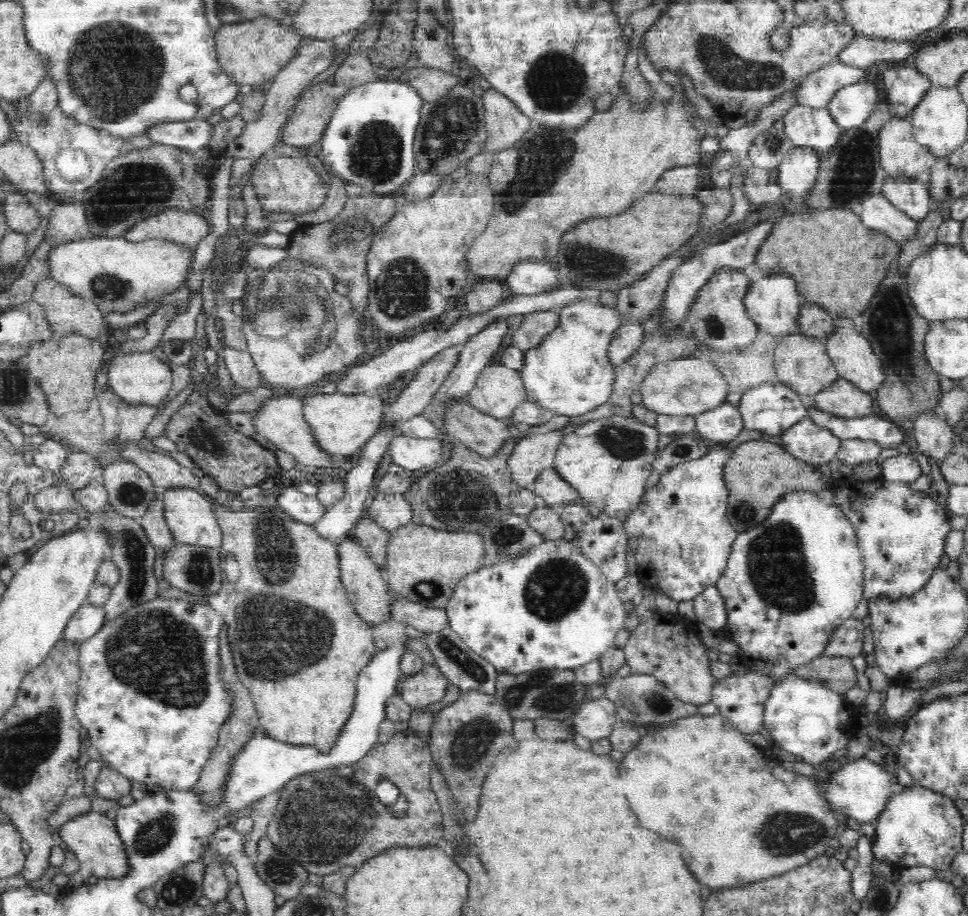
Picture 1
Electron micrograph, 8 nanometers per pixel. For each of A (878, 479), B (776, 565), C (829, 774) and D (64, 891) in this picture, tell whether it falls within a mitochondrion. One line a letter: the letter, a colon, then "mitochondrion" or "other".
A: other
B: mitochondrion
C: other
D: other

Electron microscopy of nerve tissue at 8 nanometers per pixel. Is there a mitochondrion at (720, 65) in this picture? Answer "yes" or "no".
yes

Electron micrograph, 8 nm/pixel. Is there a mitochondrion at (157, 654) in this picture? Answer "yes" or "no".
yes

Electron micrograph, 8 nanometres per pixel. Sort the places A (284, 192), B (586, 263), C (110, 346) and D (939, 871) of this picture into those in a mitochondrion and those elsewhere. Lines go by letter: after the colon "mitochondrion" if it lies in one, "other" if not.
A: other
B: mitochondrion
C: other
D: other

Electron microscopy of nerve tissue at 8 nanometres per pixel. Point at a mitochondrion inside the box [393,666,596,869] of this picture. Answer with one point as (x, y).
(470, 745)

